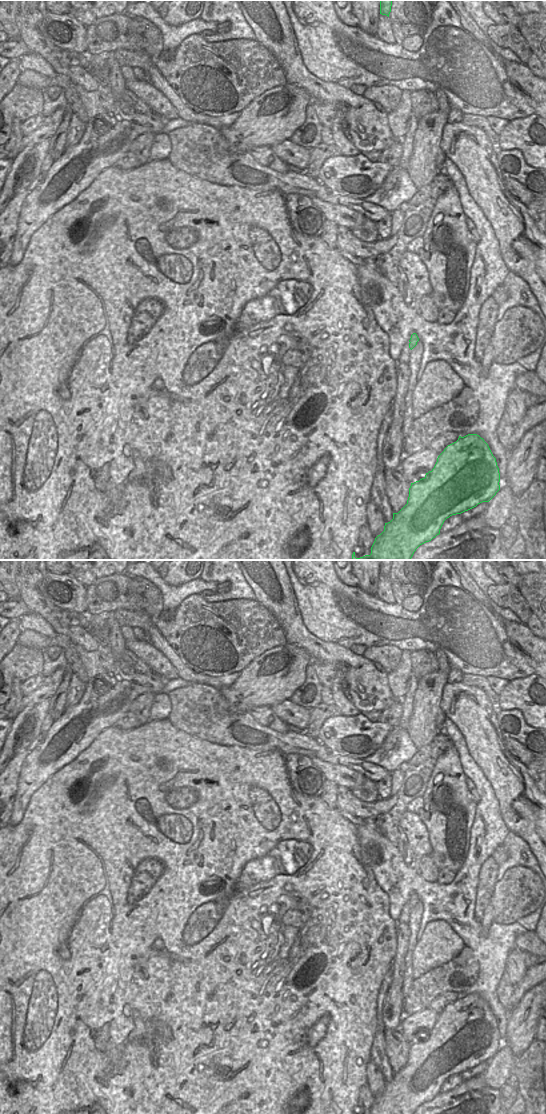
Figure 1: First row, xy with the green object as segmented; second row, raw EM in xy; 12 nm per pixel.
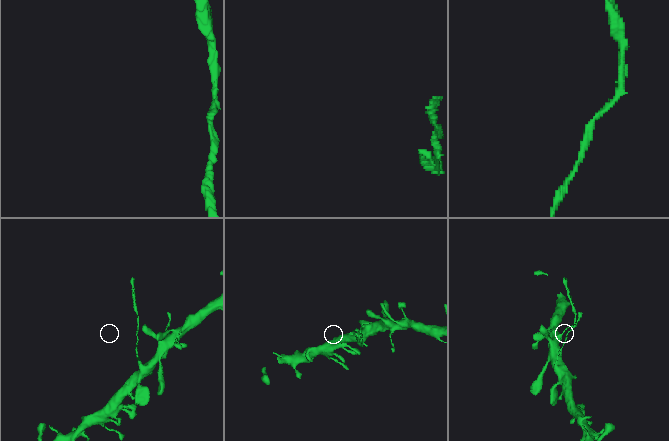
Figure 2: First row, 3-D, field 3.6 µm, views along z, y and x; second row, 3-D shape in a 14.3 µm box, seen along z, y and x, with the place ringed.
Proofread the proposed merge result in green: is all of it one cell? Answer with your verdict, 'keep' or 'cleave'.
cleave

